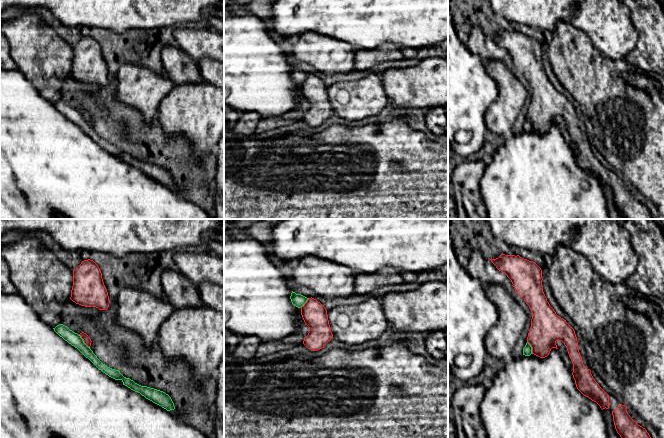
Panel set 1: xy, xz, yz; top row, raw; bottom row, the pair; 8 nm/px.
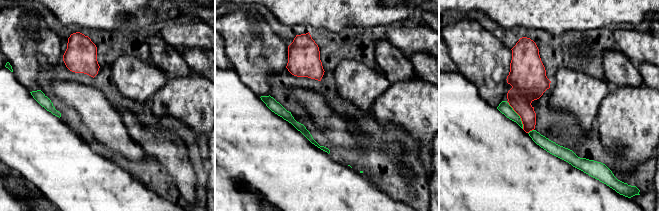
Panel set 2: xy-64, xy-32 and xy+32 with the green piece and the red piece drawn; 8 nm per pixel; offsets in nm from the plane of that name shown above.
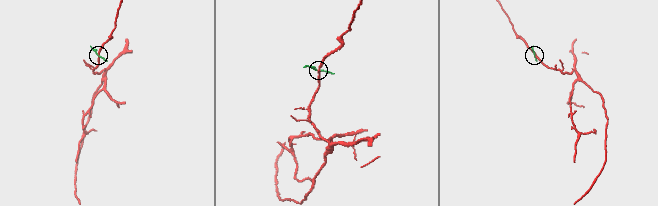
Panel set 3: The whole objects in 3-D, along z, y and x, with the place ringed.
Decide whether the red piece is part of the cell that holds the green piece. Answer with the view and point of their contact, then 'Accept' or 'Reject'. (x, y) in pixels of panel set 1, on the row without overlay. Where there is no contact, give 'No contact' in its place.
Touches green at xy (83, 117). Reject

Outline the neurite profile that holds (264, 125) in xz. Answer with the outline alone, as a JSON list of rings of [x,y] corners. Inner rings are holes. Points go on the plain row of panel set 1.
[[[302,98],[296,105],[296,107],[284,114],[279,116],[272,116],[267,118],[262,118],[257,125],[255,133],[261,134],[268,132],[270,130],[274,130],[276,128],[280,128],[283,126],[288,126],[295,121],[303,120],[304,114],[309,109],[309,103]]]

